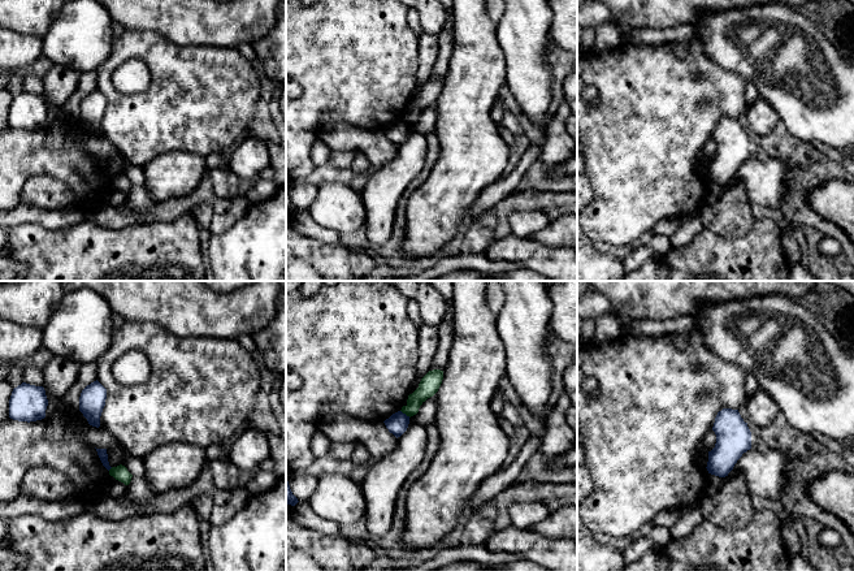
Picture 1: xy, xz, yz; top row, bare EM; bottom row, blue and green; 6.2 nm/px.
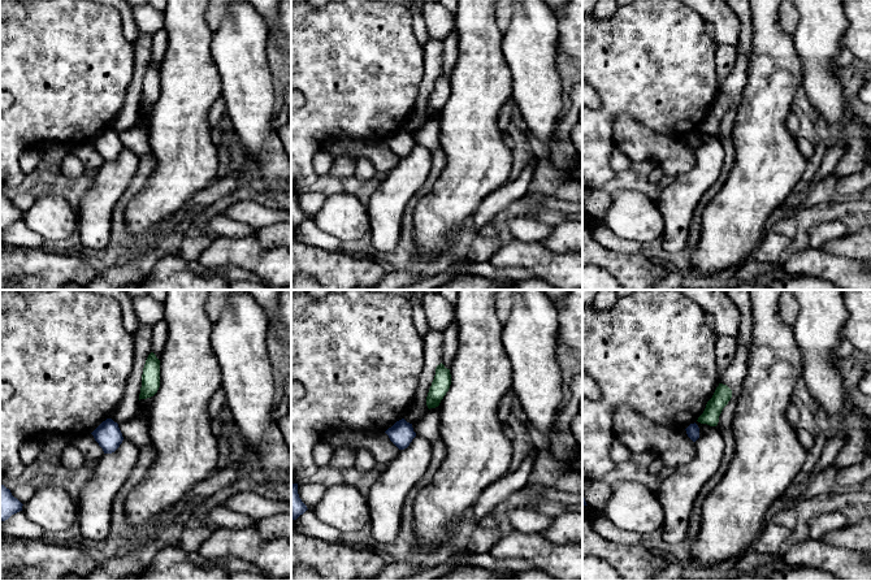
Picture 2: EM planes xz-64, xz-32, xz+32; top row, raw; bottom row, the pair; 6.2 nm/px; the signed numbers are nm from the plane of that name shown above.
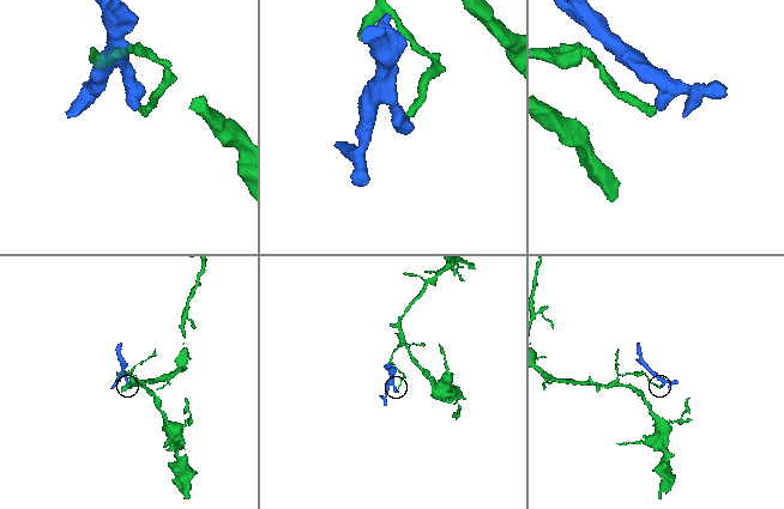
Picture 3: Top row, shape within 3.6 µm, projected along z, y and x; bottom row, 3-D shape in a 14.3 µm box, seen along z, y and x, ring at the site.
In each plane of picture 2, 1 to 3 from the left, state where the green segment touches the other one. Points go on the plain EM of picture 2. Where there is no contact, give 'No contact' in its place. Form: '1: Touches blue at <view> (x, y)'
1: No contact
2: No contact
3: No contact

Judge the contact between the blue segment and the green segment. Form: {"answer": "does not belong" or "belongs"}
{"answer": "does not belong"}

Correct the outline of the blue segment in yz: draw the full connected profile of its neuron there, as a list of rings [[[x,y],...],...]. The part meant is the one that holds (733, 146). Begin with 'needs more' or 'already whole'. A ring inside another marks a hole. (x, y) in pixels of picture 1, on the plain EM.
already whole | [[[723,117],[718,121],[712,139],[716,143],[715,156],[708,160],[707,179],[725,186],[744,161],[751,157],[751,140],[738,118]]]

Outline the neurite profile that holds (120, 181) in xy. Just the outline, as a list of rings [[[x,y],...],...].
[[[122,173],[112,176],[109,178],[109,183],[113,185],[116,189],[123,191],[125,194],[129,194],[133,186],[133,183]]]

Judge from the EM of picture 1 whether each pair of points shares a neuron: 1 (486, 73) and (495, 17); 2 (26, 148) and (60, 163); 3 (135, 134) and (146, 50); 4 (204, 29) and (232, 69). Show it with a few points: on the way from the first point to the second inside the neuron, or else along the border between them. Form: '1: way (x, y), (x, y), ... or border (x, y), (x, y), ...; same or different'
1: border (486, 13), (495, 24); different
2: way (34, 152), (50, 152), (52, 155); same
3: way (156, 113), (159, 111), (159, 70); same
4: border (186, 44), (229, 46), (234, 48); different

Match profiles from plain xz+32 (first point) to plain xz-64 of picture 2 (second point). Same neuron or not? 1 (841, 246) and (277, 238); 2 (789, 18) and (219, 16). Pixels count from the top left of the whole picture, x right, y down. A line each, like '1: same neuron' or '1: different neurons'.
1: same neuron
2: same neuron

